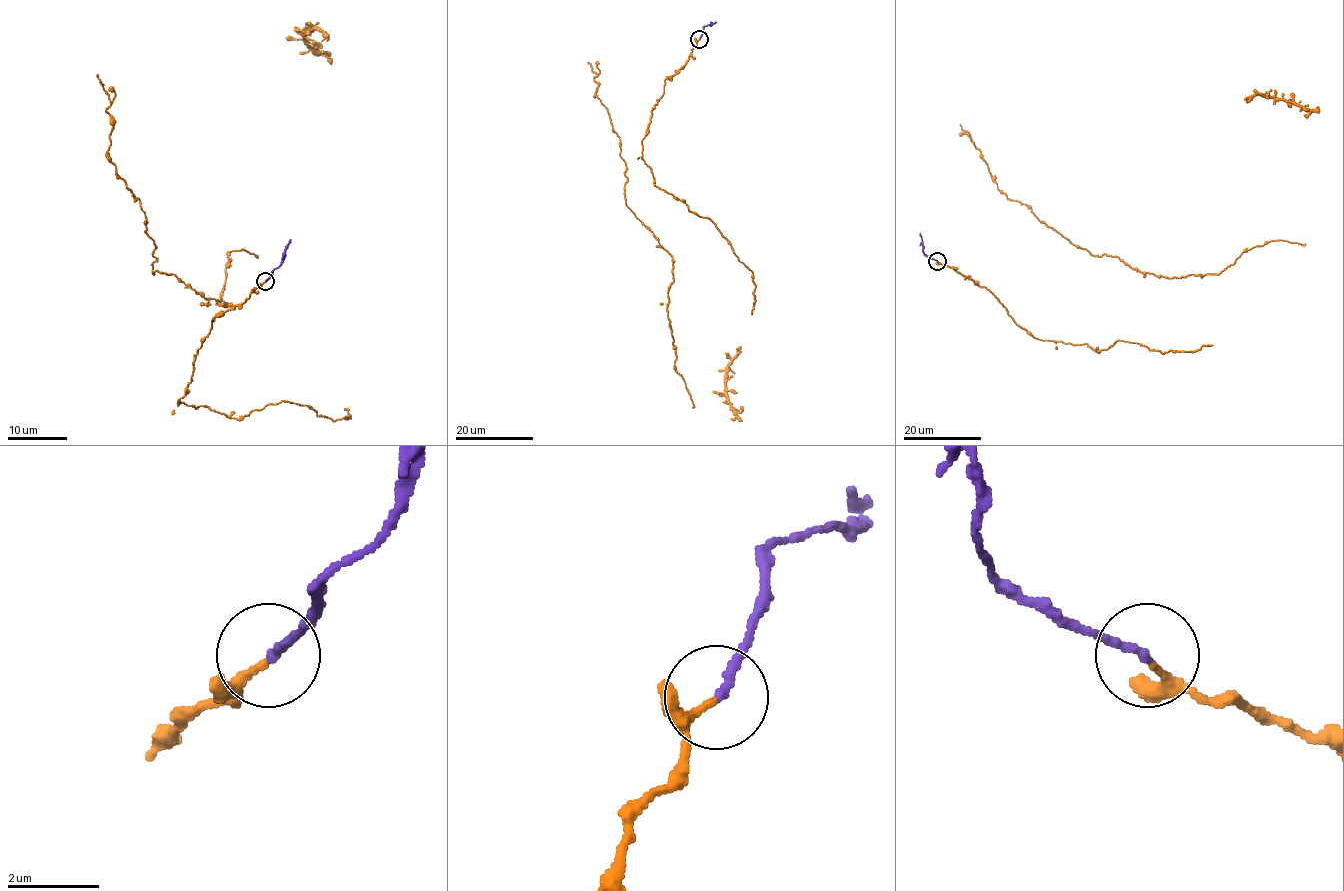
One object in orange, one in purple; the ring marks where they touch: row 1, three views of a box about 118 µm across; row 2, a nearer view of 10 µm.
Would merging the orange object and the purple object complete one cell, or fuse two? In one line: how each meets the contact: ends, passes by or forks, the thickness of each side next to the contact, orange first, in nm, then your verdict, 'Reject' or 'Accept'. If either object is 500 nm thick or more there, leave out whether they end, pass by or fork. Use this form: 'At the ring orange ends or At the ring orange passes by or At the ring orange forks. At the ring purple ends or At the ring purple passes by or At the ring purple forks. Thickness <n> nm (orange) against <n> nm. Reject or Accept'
At the ring orange passes by. At the ring purple ends. Thickness 130 nm (orange) against 190 nm. Reject

